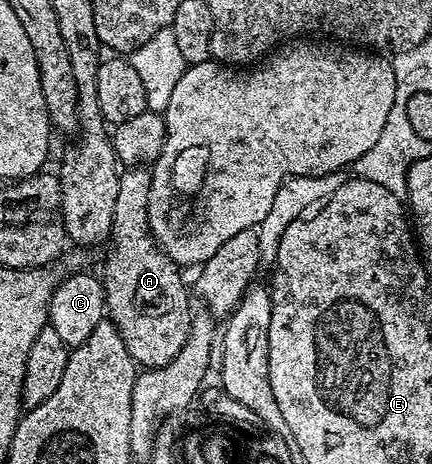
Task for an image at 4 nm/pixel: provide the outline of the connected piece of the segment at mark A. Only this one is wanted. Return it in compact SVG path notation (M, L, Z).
M129 167L121 173L111 234L113 246L105 259L103 276L108 320L123 335L127 351L145 371L167 367L183 351L195 316L195 310L189 306L191 289L181 278L182 270L165 254L149 230L152 178L152 172L145 167Z

